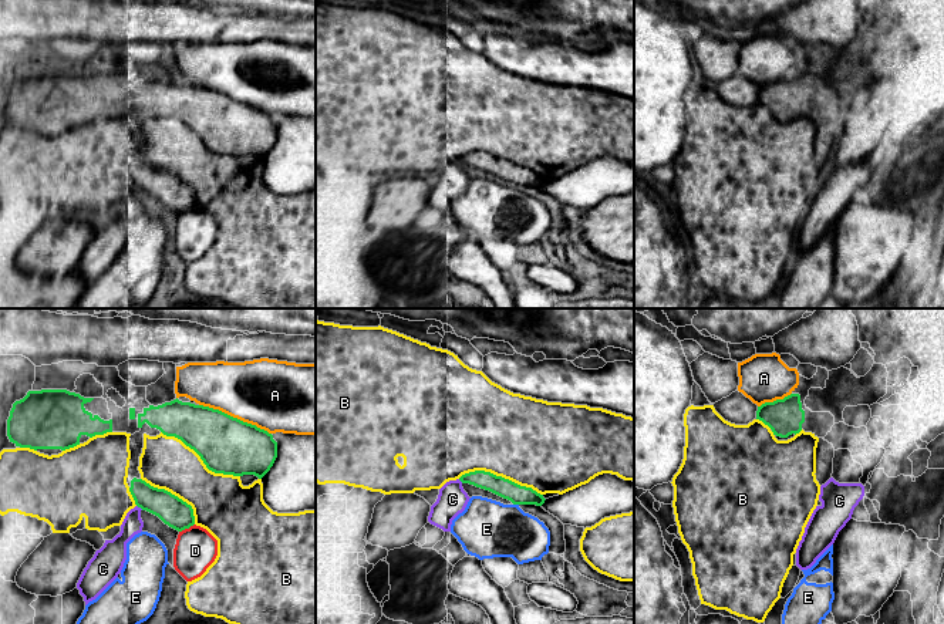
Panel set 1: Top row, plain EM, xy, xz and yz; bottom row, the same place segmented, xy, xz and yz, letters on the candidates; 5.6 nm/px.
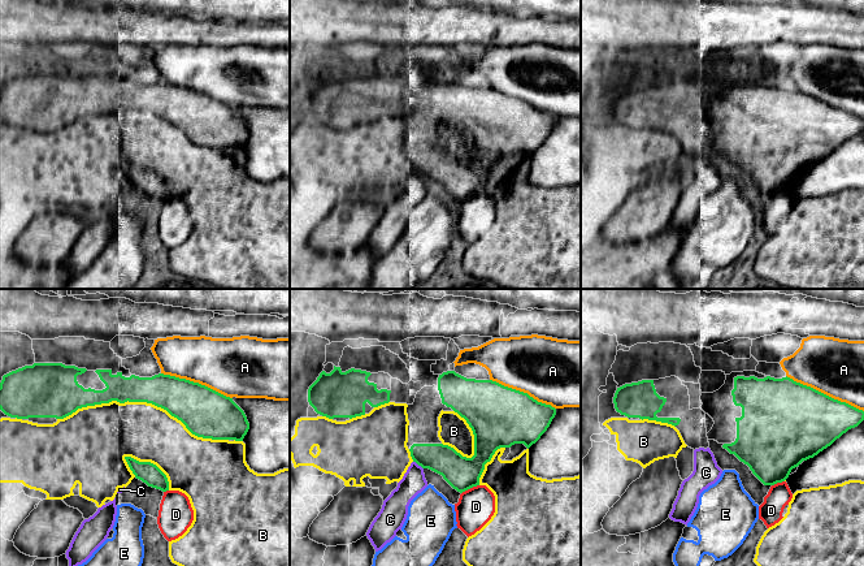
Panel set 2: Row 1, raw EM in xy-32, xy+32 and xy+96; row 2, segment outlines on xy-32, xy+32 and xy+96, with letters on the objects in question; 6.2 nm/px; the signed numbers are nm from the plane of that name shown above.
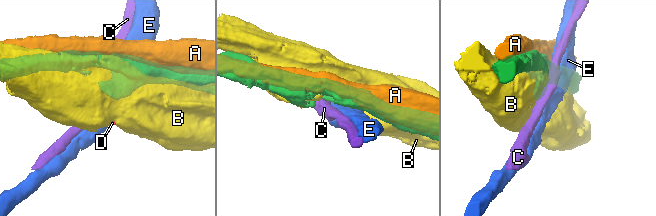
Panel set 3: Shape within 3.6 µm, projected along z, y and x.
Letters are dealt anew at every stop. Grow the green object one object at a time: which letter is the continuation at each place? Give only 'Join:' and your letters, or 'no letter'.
Join: no letter

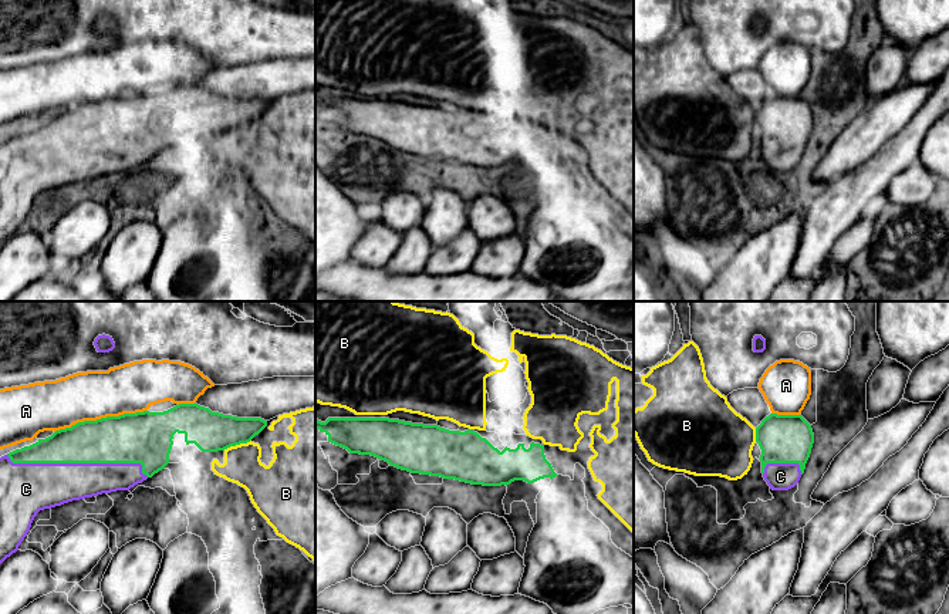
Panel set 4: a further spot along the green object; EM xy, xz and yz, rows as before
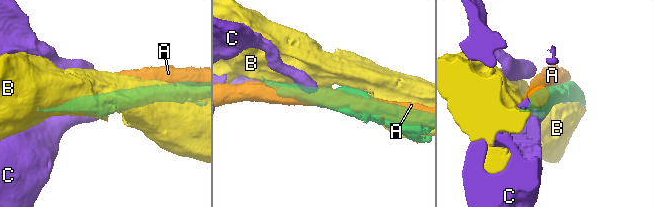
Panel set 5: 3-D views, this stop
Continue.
Join: C

